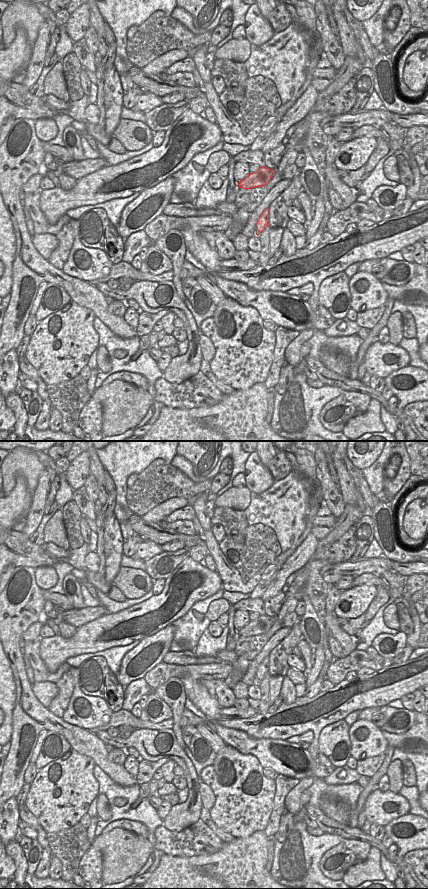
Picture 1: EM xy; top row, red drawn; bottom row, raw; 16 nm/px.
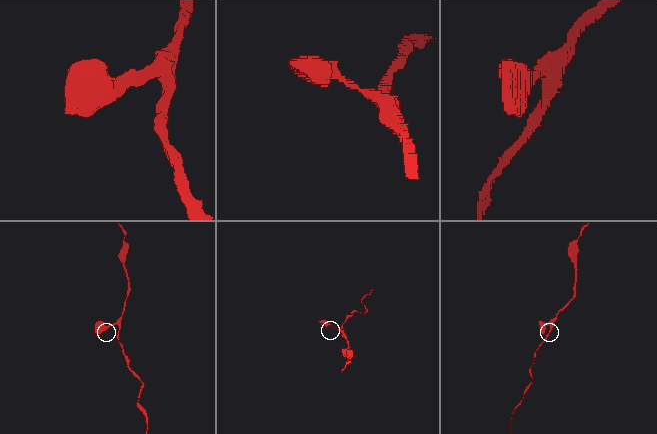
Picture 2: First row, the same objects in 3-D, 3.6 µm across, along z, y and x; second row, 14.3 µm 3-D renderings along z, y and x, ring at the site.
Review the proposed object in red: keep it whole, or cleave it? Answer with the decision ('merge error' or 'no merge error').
no merge error

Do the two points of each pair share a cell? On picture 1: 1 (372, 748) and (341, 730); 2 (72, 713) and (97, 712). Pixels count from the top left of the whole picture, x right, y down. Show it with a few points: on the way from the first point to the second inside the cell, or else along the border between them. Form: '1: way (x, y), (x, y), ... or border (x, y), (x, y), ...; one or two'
1: border (349, 726), (351, 756); two
2: way (74, 718), (85, 718), (89, 715); one

